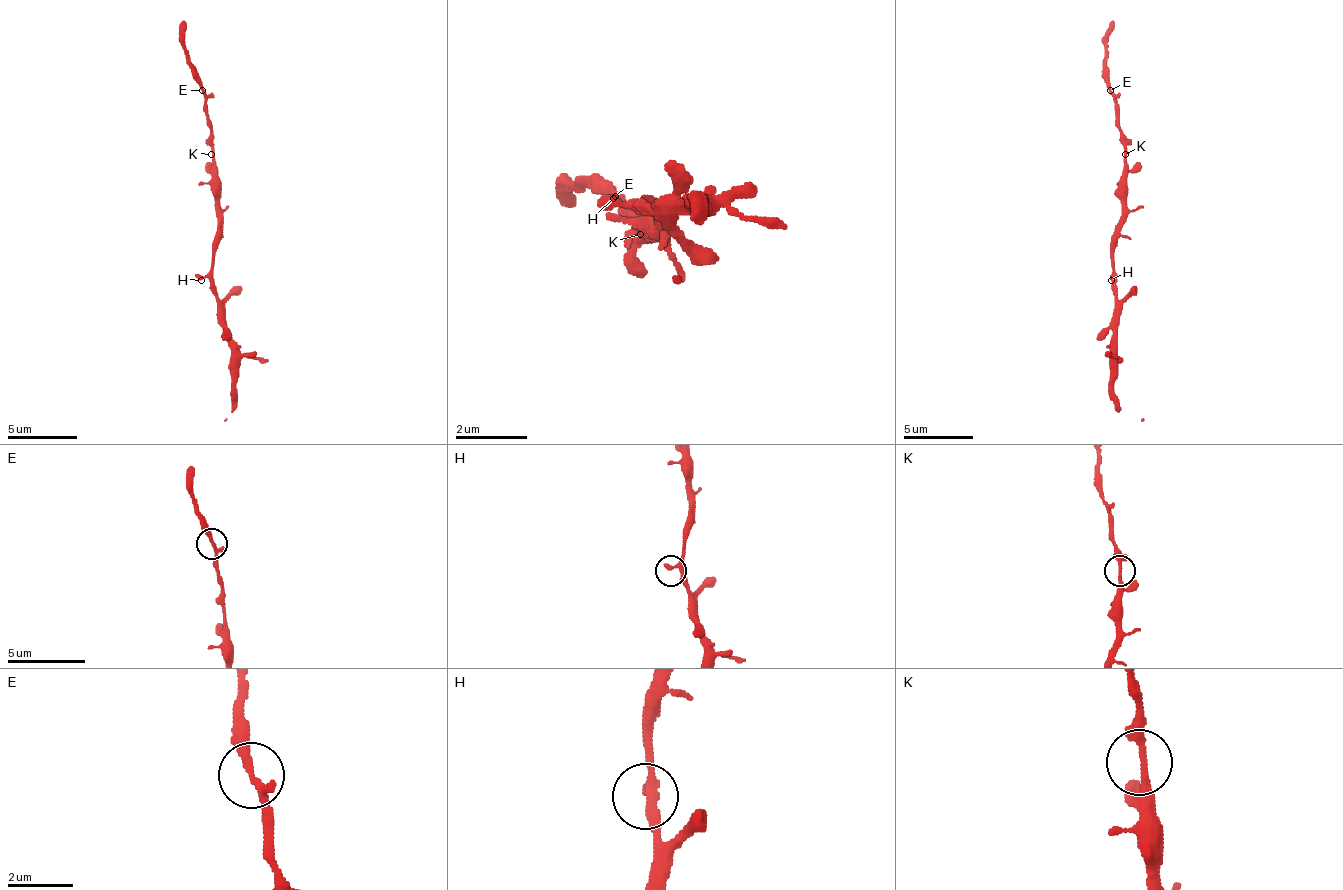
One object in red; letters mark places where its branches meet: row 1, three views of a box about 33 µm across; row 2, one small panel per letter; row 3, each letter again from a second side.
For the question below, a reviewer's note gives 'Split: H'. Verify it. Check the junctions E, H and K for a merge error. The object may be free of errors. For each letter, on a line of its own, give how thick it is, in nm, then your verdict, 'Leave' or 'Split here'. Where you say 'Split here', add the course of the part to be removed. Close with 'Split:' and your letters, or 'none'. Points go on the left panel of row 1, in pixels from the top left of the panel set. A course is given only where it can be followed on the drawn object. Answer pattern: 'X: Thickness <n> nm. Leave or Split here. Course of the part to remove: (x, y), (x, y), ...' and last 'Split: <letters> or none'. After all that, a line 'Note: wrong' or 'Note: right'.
E: Thickness 240 nm. Leave
H: Thickness 240 nm. Leave
K: Thickness 260 nm. Leave
Split: none
Note: wrong

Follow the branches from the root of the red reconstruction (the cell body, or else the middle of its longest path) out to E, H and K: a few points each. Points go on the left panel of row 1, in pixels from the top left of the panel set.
E: (218, 224), (215, 144), (208, 123), (208, 105), (201, 91)
H: (218, 224), (211, 248), (211, 269), (201, 280)
K: (218, 224), (218, 175), (211, 154)

